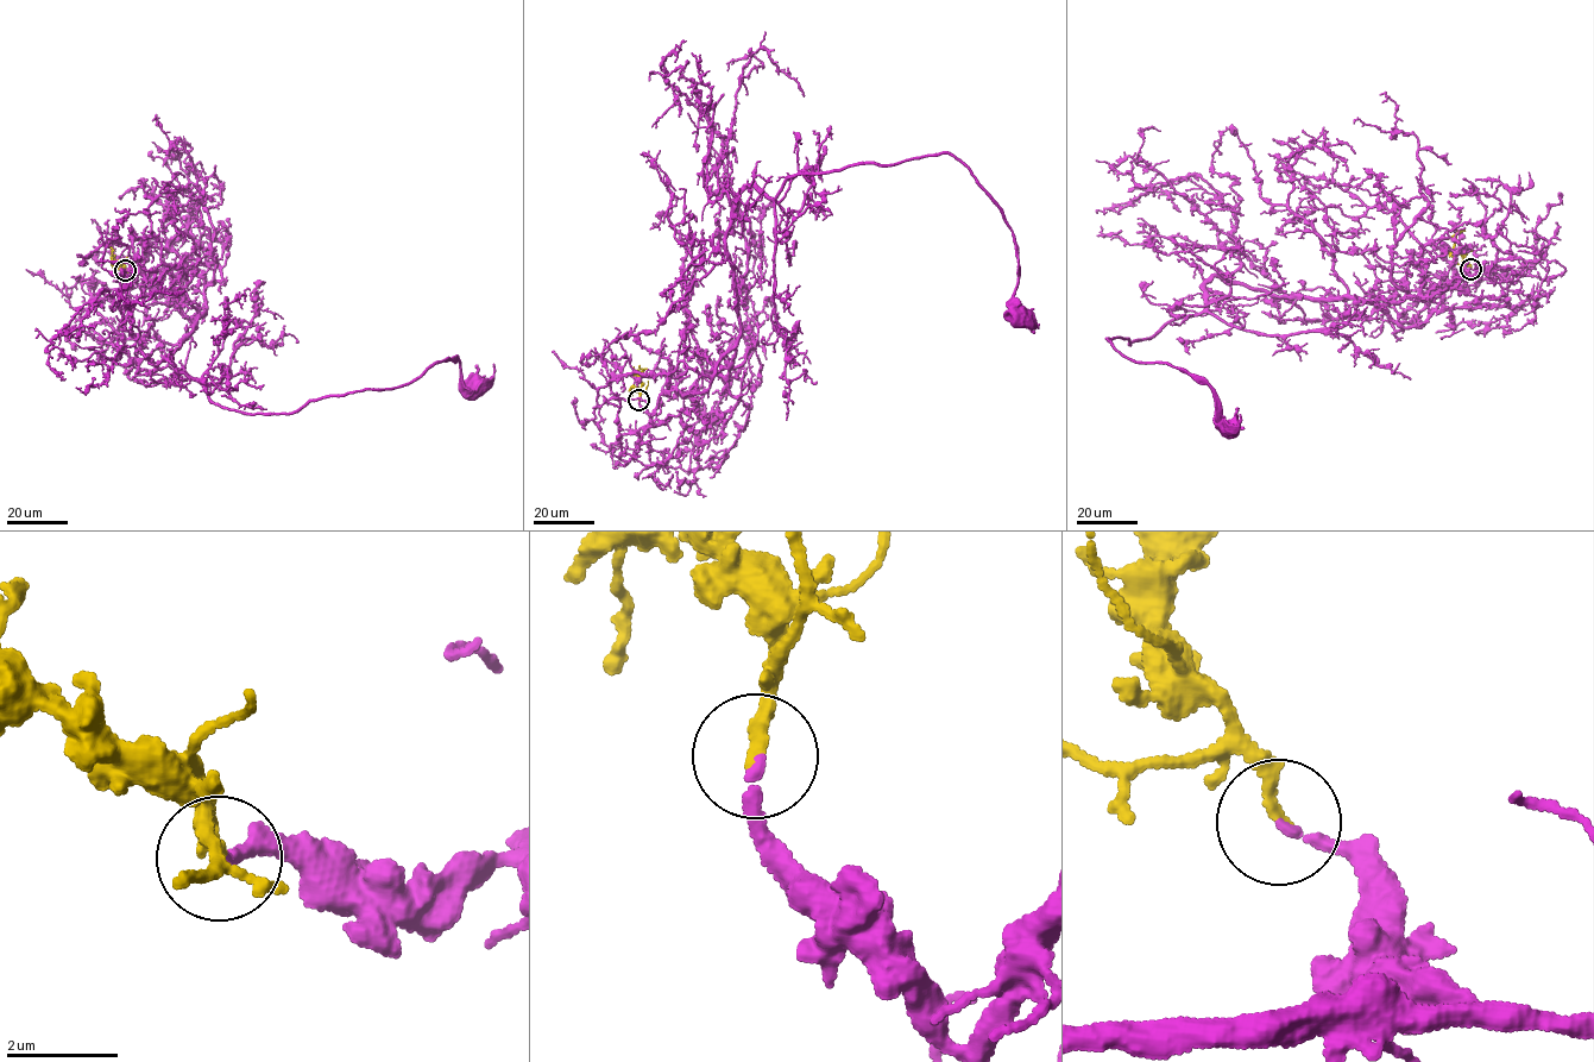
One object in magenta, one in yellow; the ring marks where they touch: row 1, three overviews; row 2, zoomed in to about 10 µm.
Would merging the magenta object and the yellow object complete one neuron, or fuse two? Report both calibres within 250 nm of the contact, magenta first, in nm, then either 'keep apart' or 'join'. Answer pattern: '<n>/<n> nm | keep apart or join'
190/200 nm | join

